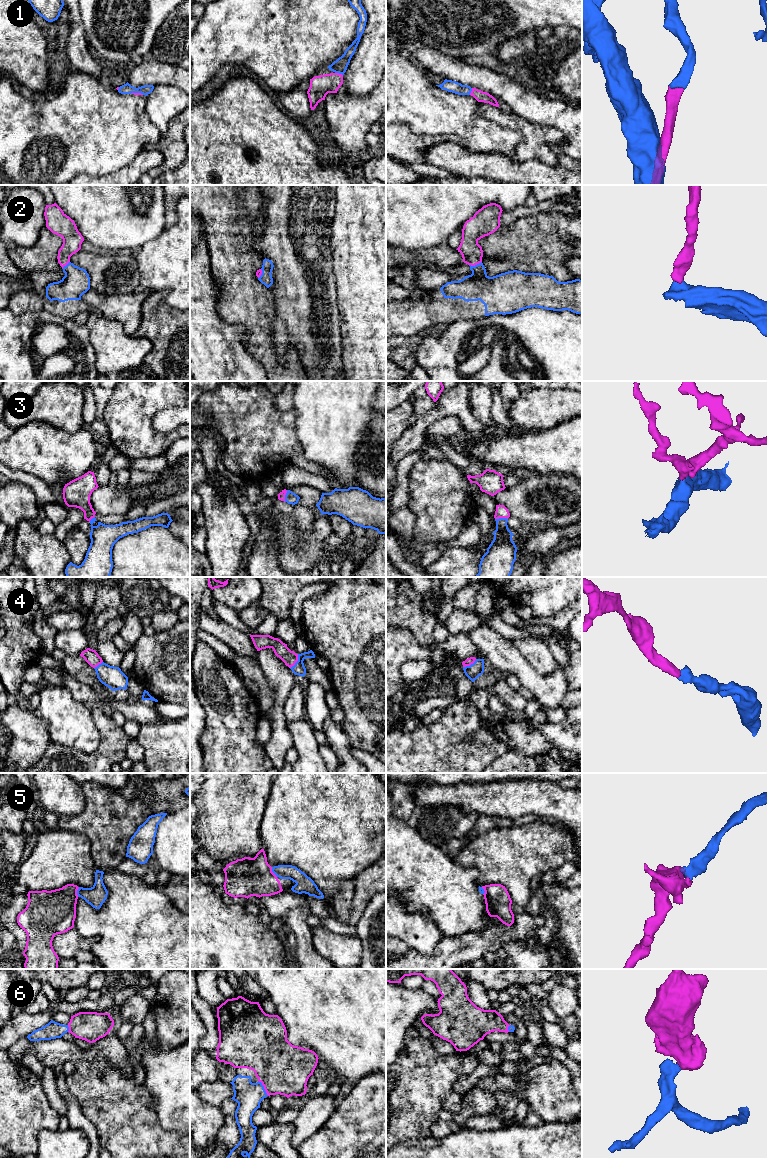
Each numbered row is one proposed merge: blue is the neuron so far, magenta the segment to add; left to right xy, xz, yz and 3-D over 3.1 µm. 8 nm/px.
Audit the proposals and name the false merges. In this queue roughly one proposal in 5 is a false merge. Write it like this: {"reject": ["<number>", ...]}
{"reject": []}

